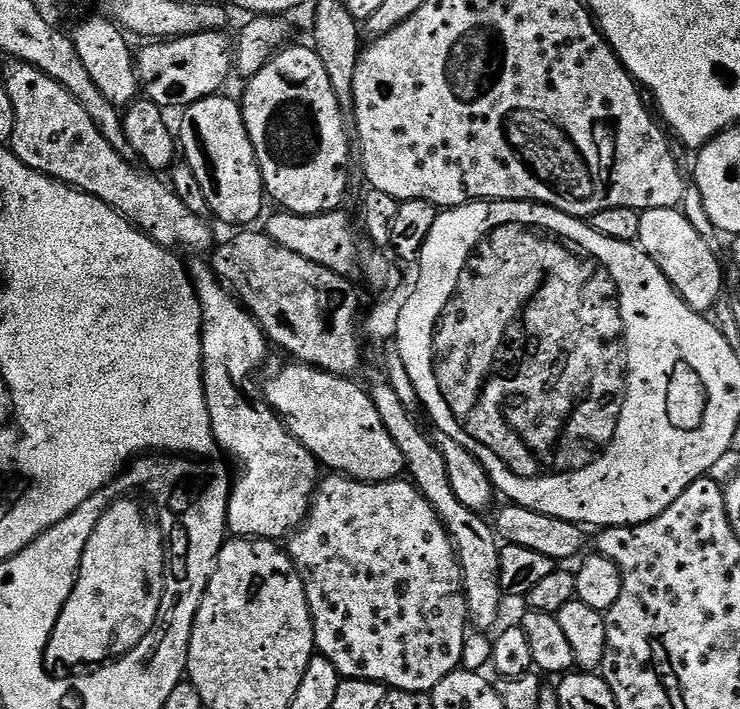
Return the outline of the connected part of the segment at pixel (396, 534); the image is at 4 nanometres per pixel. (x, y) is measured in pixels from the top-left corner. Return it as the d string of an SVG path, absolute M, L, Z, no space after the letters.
M343 474L325 475L319 481L316 494L312 497L312 505L308 508L308 517L300 523L299 528L295 532L287 537L286 551L293 564L296 565L296 573L300 576L301 582L304 583L304 593L308 599L308 609L312 611L312 629L316 635L316 652L327 658L330 662L334 662L334 666L340 671L341 677L373 680L397 692L431 693L432 688L438 686L438 682L442 682L442 678L446 678L451 672L457 671L461 667L460 659L462 658L462 650L464 649L464 638L470 631L470 621L468 618L468 603L464 597L464 575L460 569L460 557L456 554L456 545L453 544L451 536L448 535L448 529L444 527L444 523L440 521L438 514L430 506L430 502L426 502L426 498L420 493L420 489L415 484L404 478L371 484L370 482L362 482L361 480L352 480L349 476Z

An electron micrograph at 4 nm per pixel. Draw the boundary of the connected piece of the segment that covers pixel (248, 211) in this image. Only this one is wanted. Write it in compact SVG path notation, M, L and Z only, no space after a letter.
M224 95L208 96L183 109L180 132L178 128L178 148L190 170L194 170L194 178L198 178L202 185L209 213L224 224L252 226L266 201L264 179L244 125L241 105Z

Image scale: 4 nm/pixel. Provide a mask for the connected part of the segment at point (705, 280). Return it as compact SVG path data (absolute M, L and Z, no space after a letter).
M651 208L640 213L639 247L666 274L678 295L695 312L705 314L711 313L724 288L724 272L715 250L708 245L708 238L687 221L680 208Z

